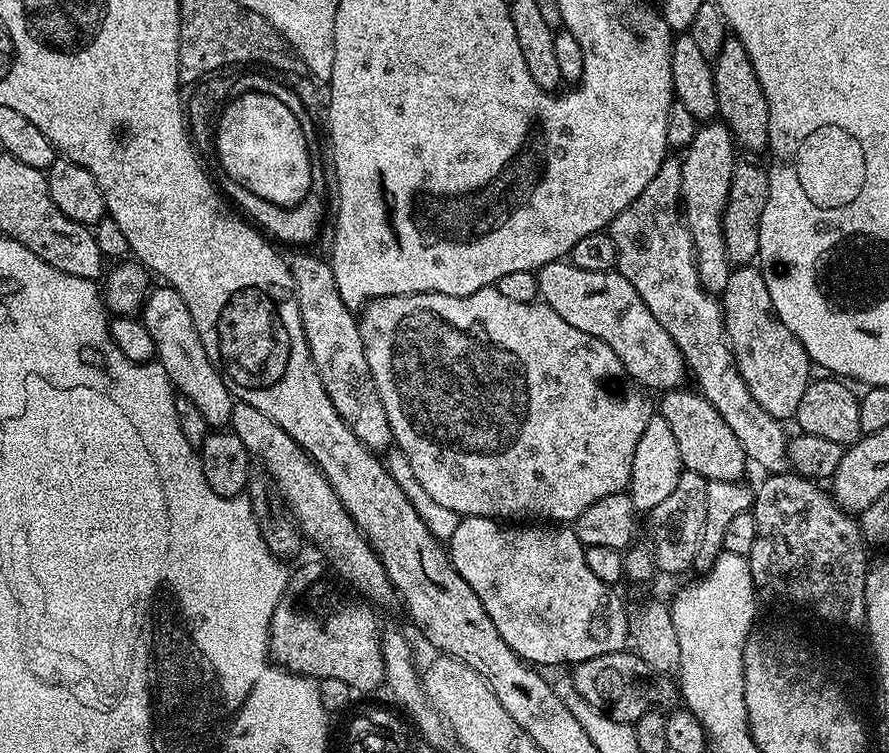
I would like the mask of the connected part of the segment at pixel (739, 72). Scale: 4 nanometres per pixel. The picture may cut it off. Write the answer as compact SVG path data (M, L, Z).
M728 38L717 54L712 65L712 77L718 98L718 116L728 125L732 139L741 149L748 152L764 152L768 147L768 123L770 122L770 106L762 86L758 82L758 74L754 74L754 66L746 54L746 46L735 38Z

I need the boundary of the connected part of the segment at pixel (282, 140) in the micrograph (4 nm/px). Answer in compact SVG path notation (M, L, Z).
M242 92L237 95L236 104L228 108L228 116L221 135L220 156L224 156L224 168L236 176L236 180L248 184L248 188L256 188L260 196L268 196L268 200L280 200L280 204L292 204L308 188L308 160L304 160L304 140L300 140L300 128L296 128L296 120L288 116L288 108L284 104L276 104L276 100L268 100L268 94Z

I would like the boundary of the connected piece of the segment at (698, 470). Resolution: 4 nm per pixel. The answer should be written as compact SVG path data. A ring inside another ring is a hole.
M686 386L672 388L670 391L663 393L659 397L660 408L658 404L658 414L666 420L667 425L671 427L671 433L674 434L675 441L678 442L678 449L681 455L683 467L694 474L702 474L702 478L709 480L735 480L739 481L740 476L744 472L744 467L749 467L750 461L747 454L742 450L742 442L738 442L734 430L730 430L730 426L726 426L726 418L722 418L722 414L718 414L718 410L714 410L714 406L710 406L710 402L701 396L699 391L691 390Z

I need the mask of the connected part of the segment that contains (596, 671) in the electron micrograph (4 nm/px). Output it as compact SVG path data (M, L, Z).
M635 651L607 652L589 660L582 660L571 669L570 682L590 706L606 714L614 722L635 725L642 714L657 708L668 710L677 703L678 684L671 675L655 672Z

